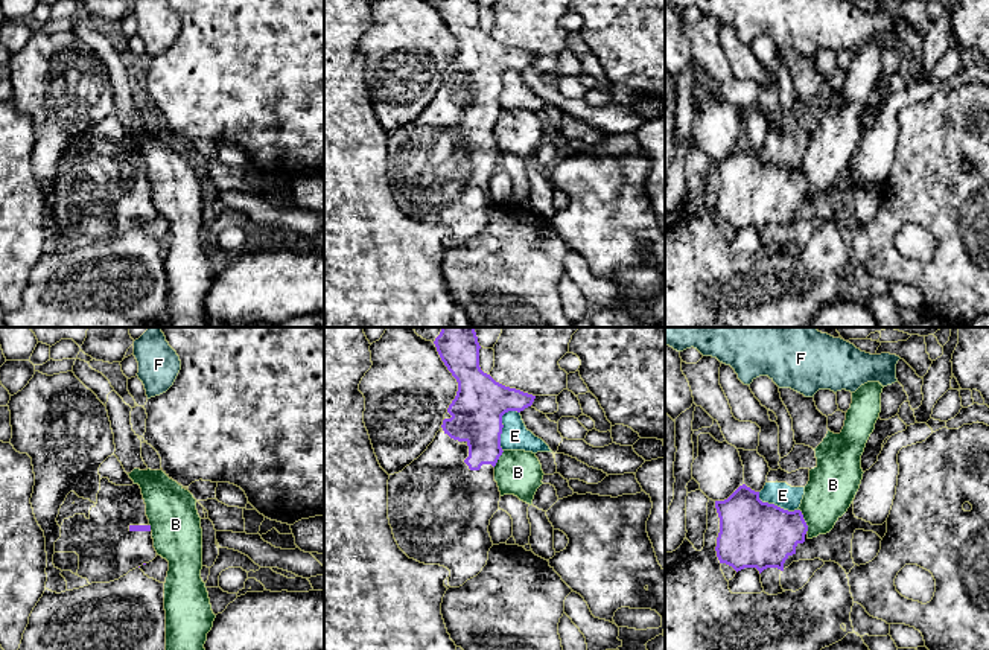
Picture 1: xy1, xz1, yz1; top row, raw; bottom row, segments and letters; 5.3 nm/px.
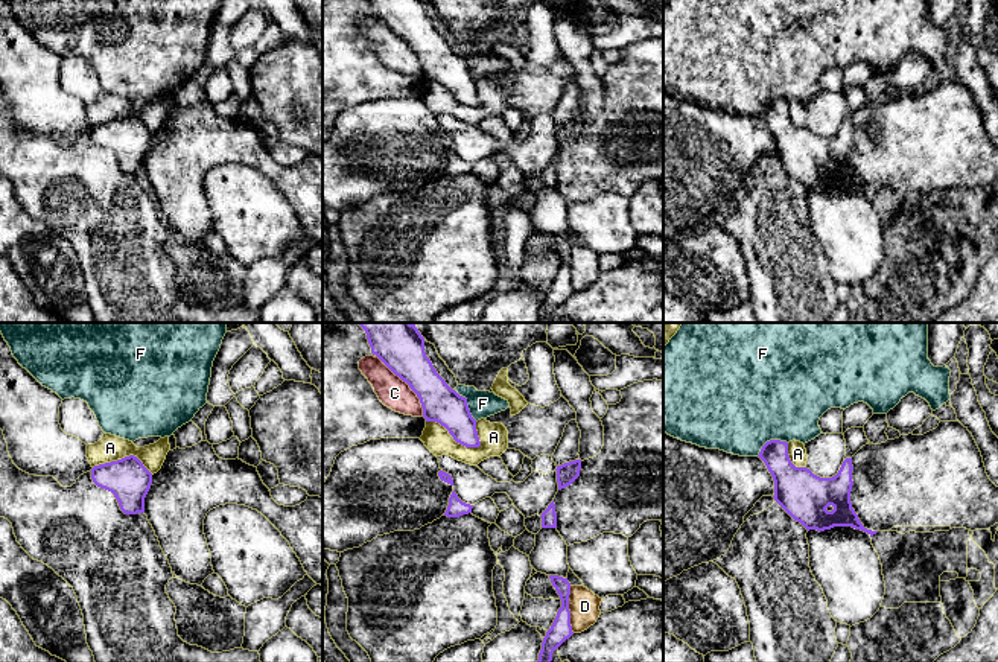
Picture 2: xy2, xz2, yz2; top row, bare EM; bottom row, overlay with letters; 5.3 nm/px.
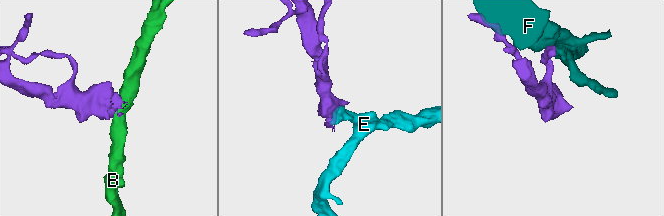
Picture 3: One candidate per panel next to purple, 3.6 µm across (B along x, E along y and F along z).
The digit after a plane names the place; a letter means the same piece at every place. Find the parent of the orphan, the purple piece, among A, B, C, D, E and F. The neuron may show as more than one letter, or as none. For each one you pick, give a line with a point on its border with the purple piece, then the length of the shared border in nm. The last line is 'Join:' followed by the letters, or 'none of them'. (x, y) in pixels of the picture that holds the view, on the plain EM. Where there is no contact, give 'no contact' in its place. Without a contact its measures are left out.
Join: none of them

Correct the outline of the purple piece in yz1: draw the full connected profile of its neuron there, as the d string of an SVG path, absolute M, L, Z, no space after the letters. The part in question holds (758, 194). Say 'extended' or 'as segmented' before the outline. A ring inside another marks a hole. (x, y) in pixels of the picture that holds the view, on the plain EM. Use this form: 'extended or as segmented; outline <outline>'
extended; outline M746 143L727 158L715 160L715 167L720 177L717 216L736 231L744 227L756 227L759 233L767 227L784 230L793 221L820 218L838 222L849 233L855 225L851 212L854 192L873 190L881 198L887 192L887 181L872 184L858 178L852 160L829 192L809 198L800 169L762 161L759 151Z

